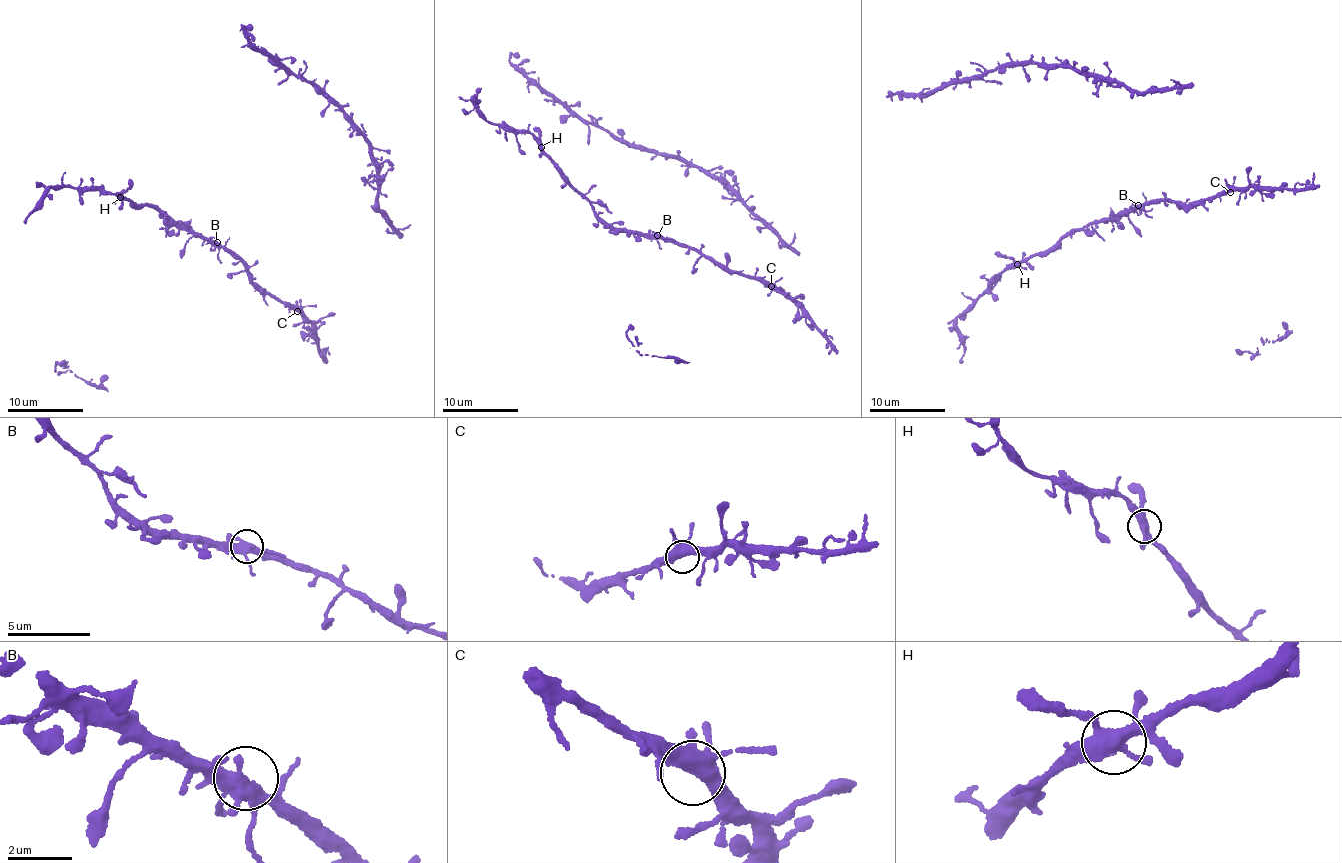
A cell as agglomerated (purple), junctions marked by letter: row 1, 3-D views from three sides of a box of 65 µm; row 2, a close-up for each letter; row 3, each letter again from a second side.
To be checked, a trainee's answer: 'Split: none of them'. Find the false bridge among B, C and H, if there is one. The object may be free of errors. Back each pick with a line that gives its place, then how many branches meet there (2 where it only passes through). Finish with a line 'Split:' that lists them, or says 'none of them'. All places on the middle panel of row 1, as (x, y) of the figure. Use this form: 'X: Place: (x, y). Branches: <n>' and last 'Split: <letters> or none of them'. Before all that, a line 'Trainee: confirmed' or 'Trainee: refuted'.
Trainee: confirmed
Split: none of them

